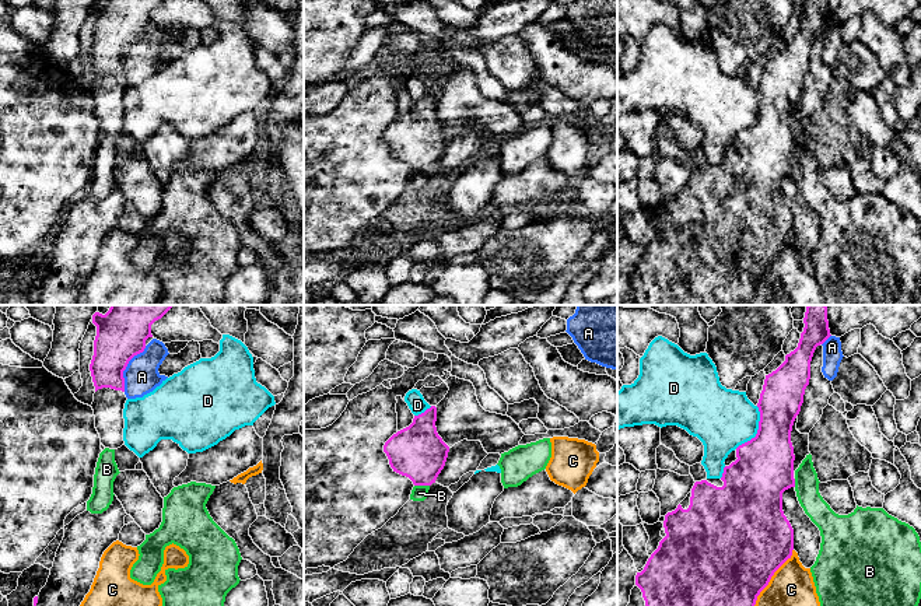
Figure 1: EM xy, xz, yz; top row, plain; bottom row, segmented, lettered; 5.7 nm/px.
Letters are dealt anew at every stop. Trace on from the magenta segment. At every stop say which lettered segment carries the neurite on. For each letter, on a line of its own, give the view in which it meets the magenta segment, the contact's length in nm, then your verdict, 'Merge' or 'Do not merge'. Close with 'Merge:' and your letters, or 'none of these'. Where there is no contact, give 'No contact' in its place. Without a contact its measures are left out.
A: Touches magenta in xy. Shared border 300 nm. Do not merge
B: Touches magenta in xz. Shared border 90 nm. Do not merge
C: Touches magenta in yz. Shared border 400 nm. Do not merge
D: Touches magenta in yz. Shared border 280 nm. Do not merge
Merge: none of these

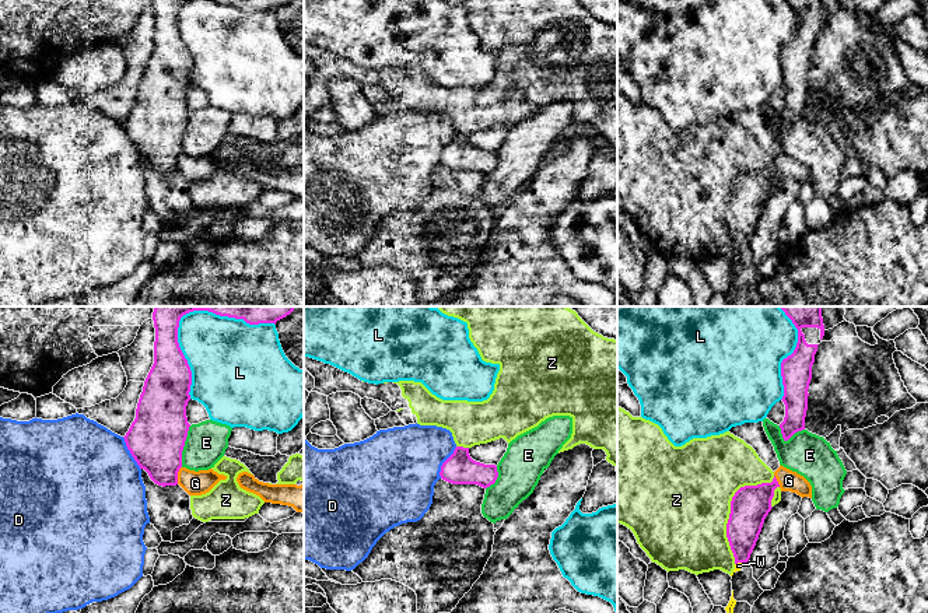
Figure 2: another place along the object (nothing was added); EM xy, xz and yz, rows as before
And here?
D: Touches magenta in xy. Shared border 220 nm. Do not merge
E: Touches magenta in xy. Shared border 240 nm. Do not merge
G: Touches magenta in xy. Shared border 110 nm. Do not merge
L: Touches magenta in xy. Shared border 650 nm. Do not merge
W: Touches magenta in yz. Shared border 50 nm. Merge
Z: Touches magenta in yz. Shared border 550 nm. Do not merge
Merge: W

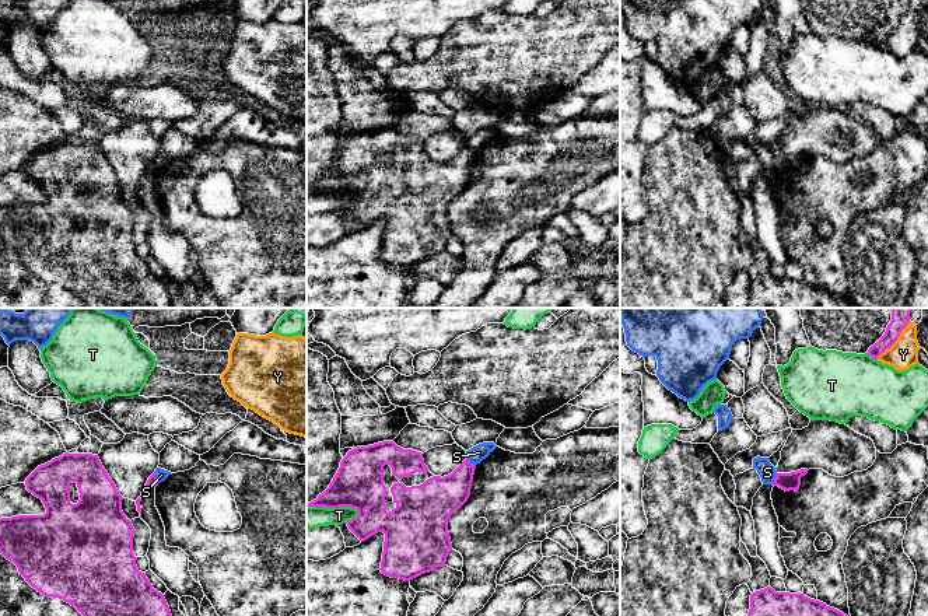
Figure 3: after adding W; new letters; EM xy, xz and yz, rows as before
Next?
S: Touches magenta in yz. Shared border 80 nm. Do not merge
T: Touches magenta in xz. Shared border 300 nm. Do not merge
Y: Touches magenta in yz. Shared border 300 nm. Do not merge
Merge: none of these

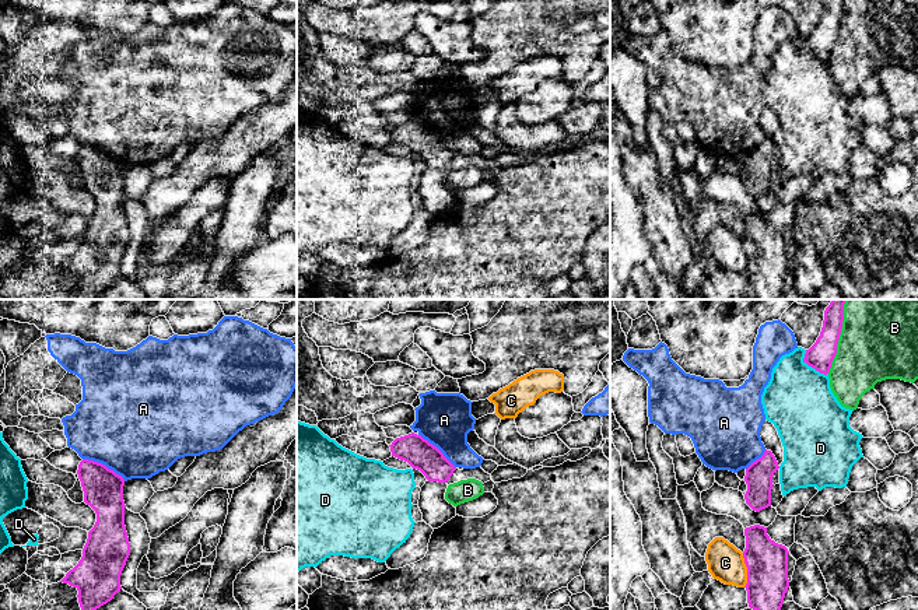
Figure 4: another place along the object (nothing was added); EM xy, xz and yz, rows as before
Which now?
A: Touches magenta in xy. Shared border 280 nm. Do not merge
B: Touches magenta in yz. Shared border 440 nm. Do not merge
C: Touches magenta in yz. Shared border 200 nm. Do not merge
D: Touches magenta in yz. Shared border 200 nm. Do not merge
Merge: none of these

